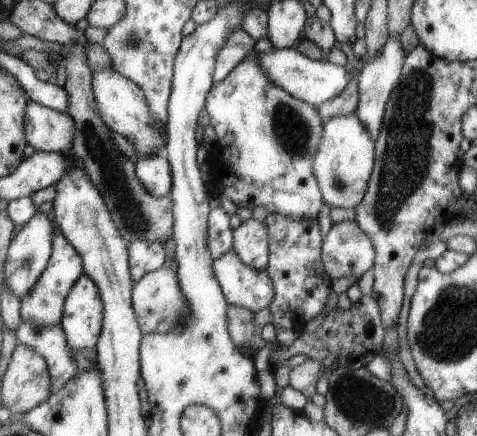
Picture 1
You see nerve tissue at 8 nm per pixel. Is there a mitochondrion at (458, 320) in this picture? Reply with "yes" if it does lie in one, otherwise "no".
yes

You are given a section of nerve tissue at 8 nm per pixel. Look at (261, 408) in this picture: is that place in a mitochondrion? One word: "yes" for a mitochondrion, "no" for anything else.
no

